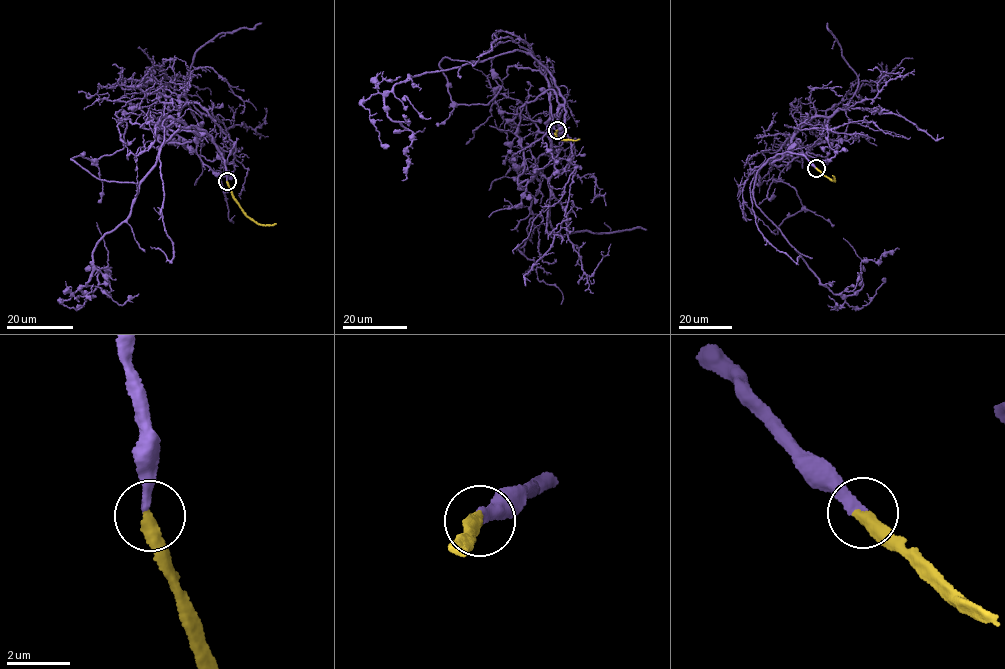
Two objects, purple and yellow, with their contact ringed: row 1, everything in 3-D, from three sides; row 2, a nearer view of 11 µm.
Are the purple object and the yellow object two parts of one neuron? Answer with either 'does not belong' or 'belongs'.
belongs

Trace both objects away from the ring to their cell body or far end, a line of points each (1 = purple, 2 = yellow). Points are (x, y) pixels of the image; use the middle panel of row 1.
1: (557, 130), (565, 98), (550, 72), (518, 49), (411, 76), (384, 97), (385, 110), (412, 132), (402, 181)
2: (557, 130), (554, 134), (561, 139), (579, 139)

